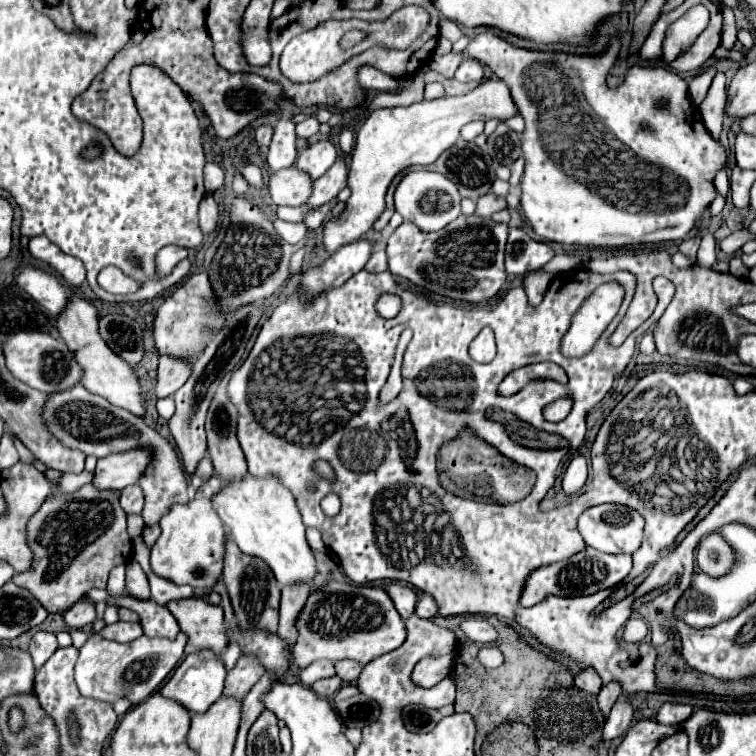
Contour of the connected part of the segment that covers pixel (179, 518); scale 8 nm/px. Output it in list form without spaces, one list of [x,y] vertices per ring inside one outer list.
[[[212,477],[202,485],[202,489],[194,495],[186,505],[174,505],[170,513],[166,513],[160,521],[162,535],[152,547],[150,567],[152,571],[172,581],[174,585],[190,585],[194,589],[210,589],[214,581],[222,577],[222,555],[224,555],[224,525],[210,507],[210,497],[220,489],[220,479]]]

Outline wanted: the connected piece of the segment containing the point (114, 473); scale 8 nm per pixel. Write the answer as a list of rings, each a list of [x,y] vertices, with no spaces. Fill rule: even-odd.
[[[136,449],[128,453],[114,453],[104,459],[98,459],[92,485],[96,489],[124,489],[138,481],[138,475],[144,473],[150,453],[146,449]]]

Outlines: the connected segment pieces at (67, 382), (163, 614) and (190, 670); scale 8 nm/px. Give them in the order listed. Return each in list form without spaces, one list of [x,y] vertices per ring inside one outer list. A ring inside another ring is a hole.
[[[18,331],[10,335],[8,341],[4,343],[4,357],[8,369],[12,371],[12,375],[16,375],[16,379],[48,395],[68,391],[82,379],[82,367],[78,365],[76,355],[64,345],[64,341],[54,339],[40,331]]]
[[[92,589],[92,593],[88,593],[88,599],[96,601],[96,603],[106,601],[108,605],[128,607],[128,609],[136,611],[140,615],[140,623],[142,623],[144,633],[148,637],[168,637],[168,639],[172,639],[180,631],[174,615],[164,605],[158,605],[152,599],[136,599],[128,591],[124,591],[120,597],[112,597],[106,589]]]
[[[206,649],[204,653],[186,655],[186,659],[180,663],[180,667],[174,671],[174,675],[168,679],[168,683],[160,689],[160,695],[178,701],[184,709],[188,709],[192,713],[204,713],[222,695],[224,679],[226,679],[226,669],[224,669],[222,659],[212,657],[212,653],[208,653],[208,649]]]

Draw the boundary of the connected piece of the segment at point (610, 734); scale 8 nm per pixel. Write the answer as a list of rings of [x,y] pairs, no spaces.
[[[620,699],[614,707],[612,707],[612,713],[610,717],[606,719],[606,725],[604,725],[604,733],[602,733],[602,739],[604,741],[614,741],[618,737],[624,737],[630,723],[632,723],[632,705],[624,699]]]

